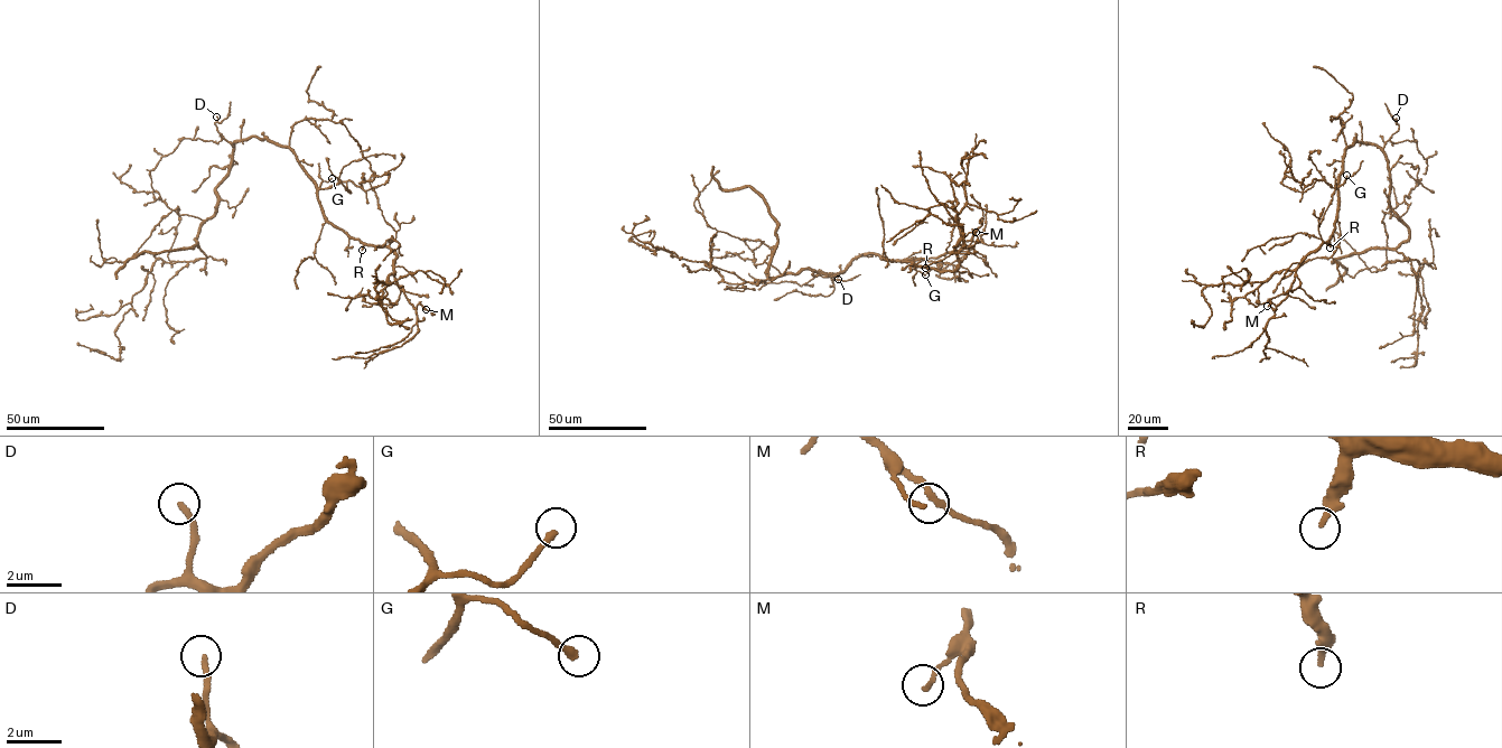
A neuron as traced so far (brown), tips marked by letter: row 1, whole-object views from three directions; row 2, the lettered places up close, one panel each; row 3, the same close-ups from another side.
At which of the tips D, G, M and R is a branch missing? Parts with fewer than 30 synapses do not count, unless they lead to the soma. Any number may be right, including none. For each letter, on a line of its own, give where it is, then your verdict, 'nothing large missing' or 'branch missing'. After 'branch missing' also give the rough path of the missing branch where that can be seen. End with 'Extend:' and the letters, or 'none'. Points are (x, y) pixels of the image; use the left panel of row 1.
D: at (216, 117); branch missing; missing branch runs (216, 117), (211, 106), (215, 97)
G: at (332, 178); nothing large missing
M: at (426, 309); nothing large missing
R: at (362, 250); nothing large missing
Extend: D

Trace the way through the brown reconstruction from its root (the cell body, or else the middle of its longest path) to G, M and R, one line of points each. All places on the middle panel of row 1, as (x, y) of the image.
G: (873, 253), (885, 260), (912, 260), (915, 270), (925, 274)
M: (873, 253), (885, 260), (905, 259), (941, 271), (955, 271), (959, 262), (953, 246), (969, 232), (976, 232)
R: (873, 253), (885, 260), (905, 259), (930, 268), (925, 268)

